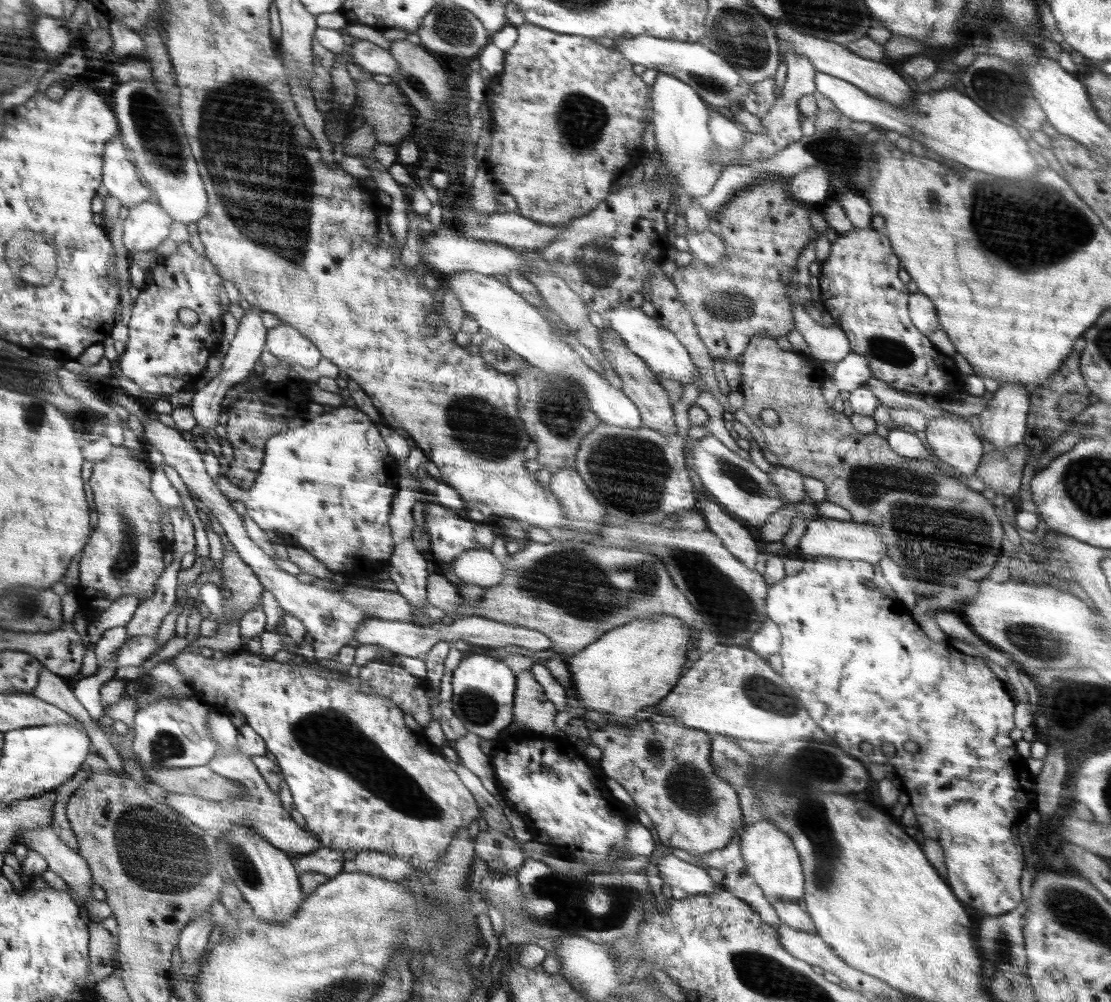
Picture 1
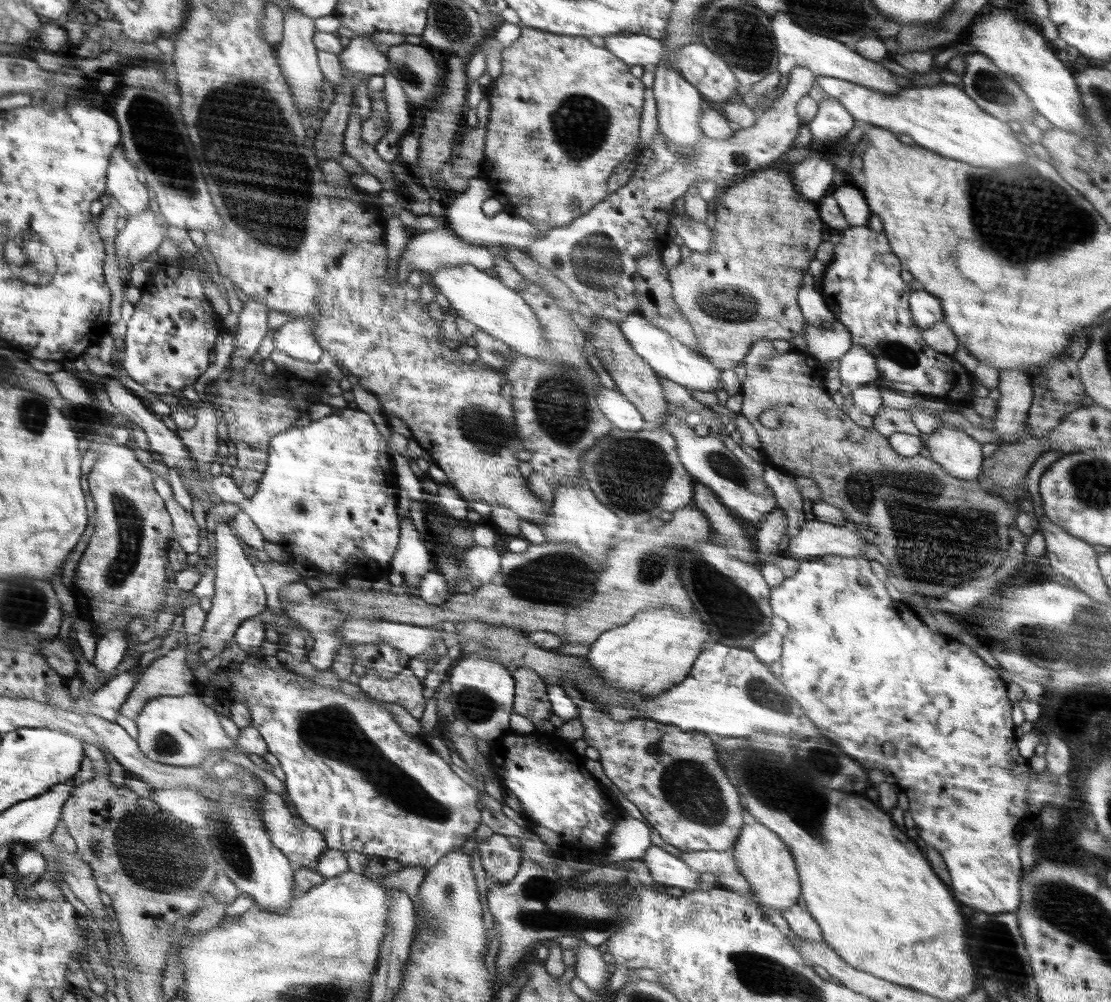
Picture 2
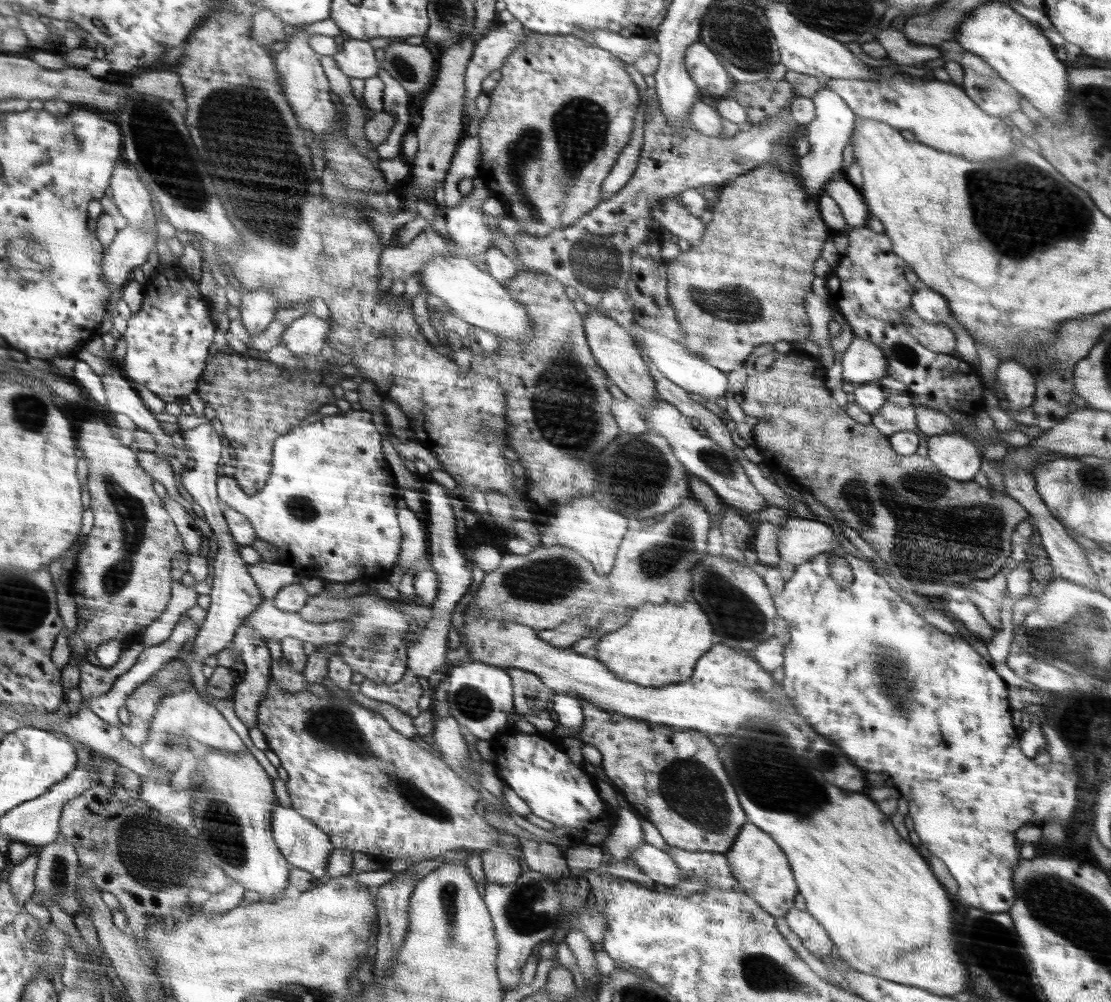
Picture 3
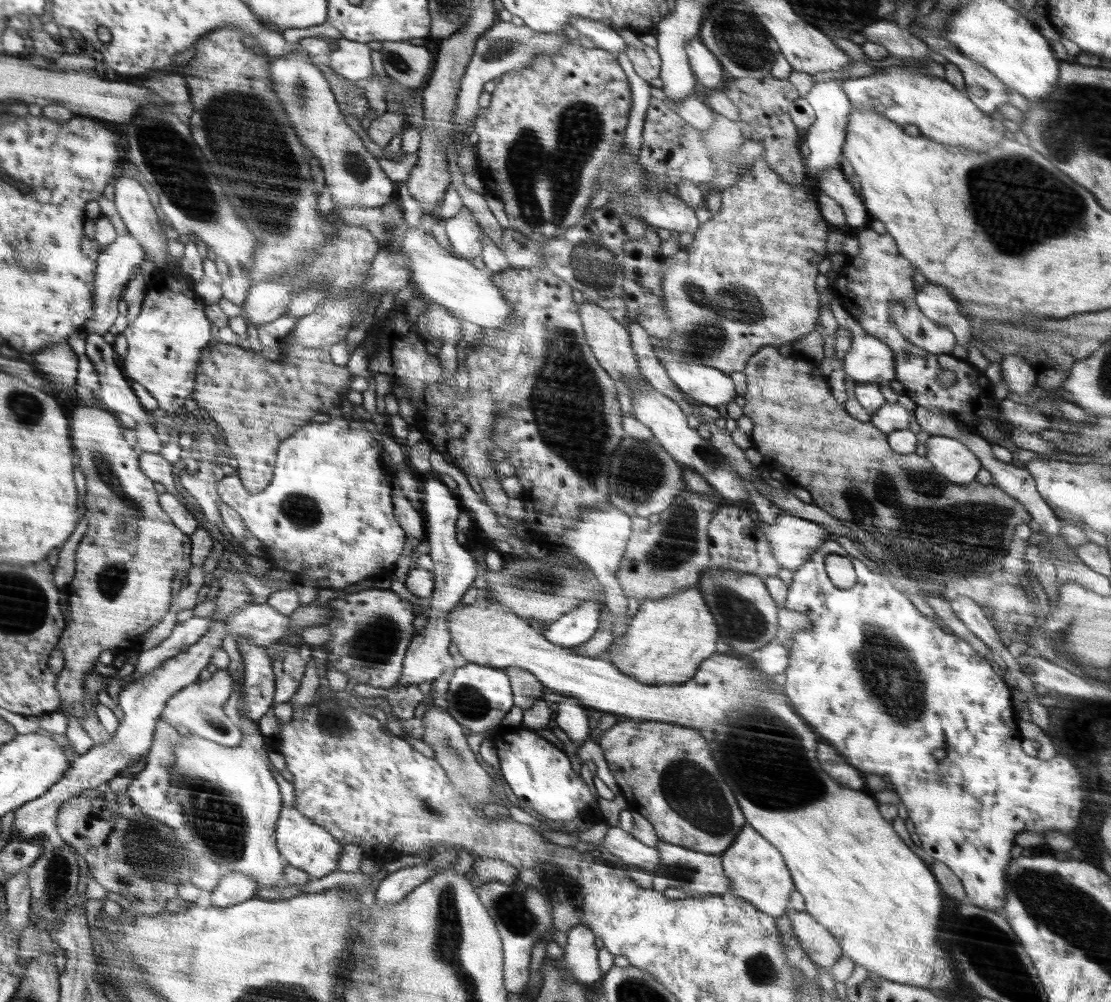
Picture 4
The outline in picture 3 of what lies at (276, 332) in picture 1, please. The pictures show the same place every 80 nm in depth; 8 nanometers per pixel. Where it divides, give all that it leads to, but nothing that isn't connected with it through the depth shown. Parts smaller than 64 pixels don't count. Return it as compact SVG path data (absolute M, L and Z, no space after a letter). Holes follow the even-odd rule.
M310 312L287 325L280 344L284 344L296 357L318 354L322 344L326 344L328 332L331 332L330 320Z

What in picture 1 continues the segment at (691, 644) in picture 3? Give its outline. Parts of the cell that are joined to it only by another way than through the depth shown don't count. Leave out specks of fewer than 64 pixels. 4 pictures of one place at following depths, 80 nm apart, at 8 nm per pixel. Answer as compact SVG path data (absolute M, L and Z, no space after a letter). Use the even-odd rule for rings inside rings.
M656 615L644 620L634 620L630 624L605 632L601 639L589 647L566 657L566 663L572 674L572 689L585 710L596 710L604 714L612 723L625 721L635 716L644 706L660 702L678 685L681 676L688 667L691 628L683 620L672 615Z

